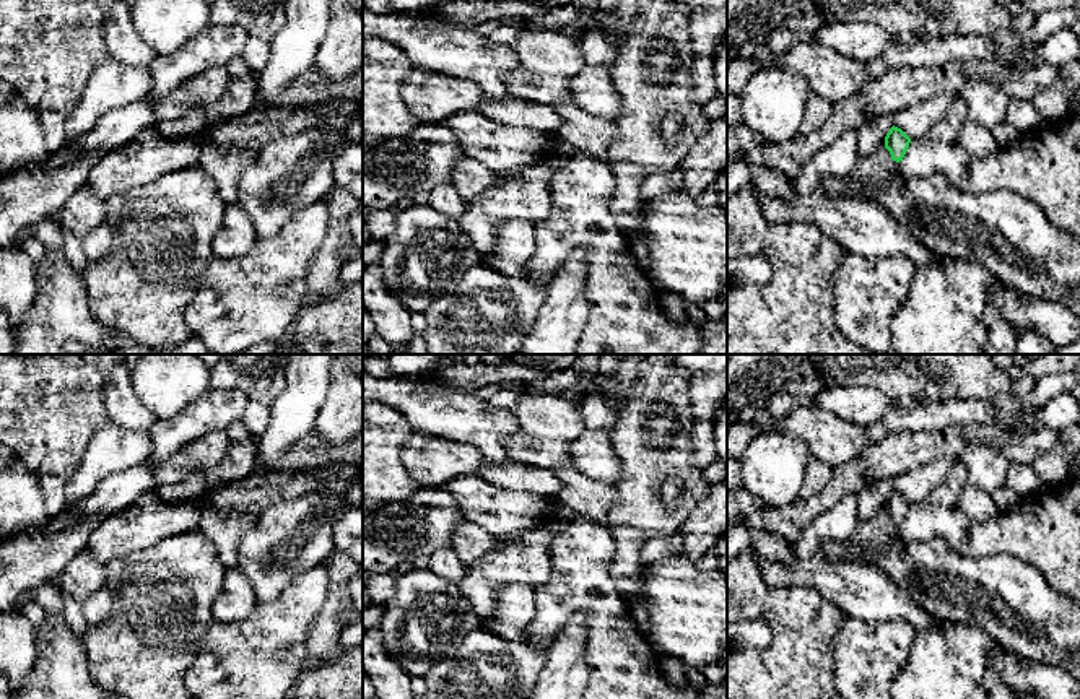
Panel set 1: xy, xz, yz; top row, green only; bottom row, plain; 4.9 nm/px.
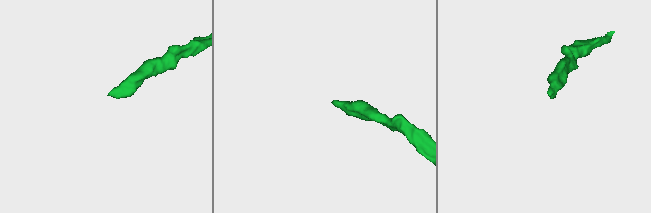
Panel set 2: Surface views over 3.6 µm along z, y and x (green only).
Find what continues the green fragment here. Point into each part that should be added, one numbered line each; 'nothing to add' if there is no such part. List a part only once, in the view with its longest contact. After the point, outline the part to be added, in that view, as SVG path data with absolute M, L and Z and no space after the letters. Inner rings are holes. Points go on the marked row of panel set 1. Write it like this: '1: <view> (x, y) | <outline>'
1: yz (875, 166) | M880 146L872 154L860 156L849 177L860 184L870 184L873 180L883 180L895 169L896 161L891 159L891 154L885 146Z

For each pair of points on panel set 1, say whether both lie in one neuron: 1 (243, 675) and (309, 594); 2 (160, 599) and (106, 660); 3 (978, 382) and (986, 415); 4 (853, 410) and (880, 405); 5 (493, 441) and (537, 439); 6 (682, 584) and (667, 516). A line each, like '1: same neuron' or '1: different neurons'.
1: same neuron
2: same neuron
3: different neurons
4: same neuron
5: different neurons
6: different neurons

